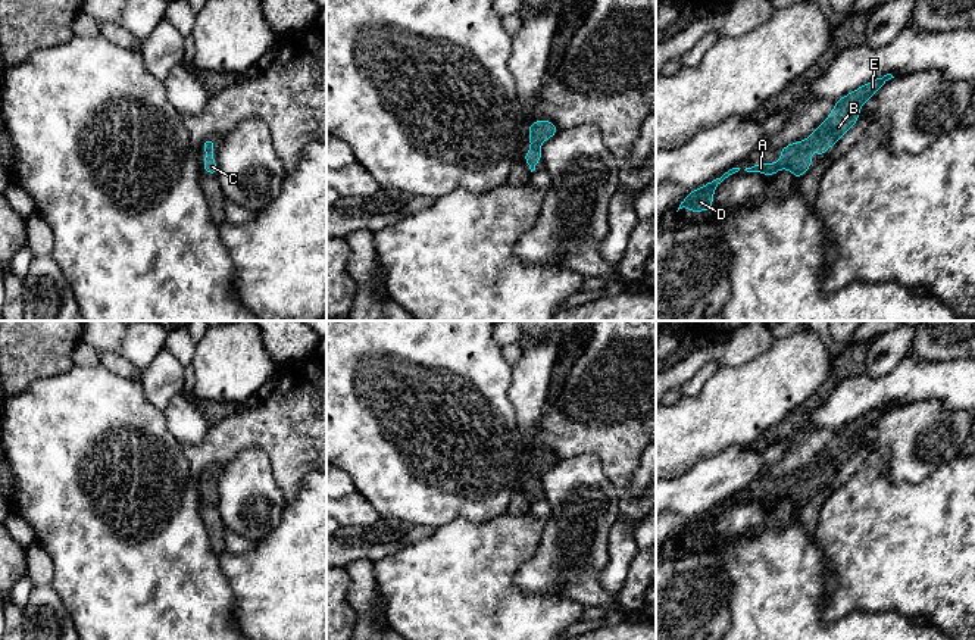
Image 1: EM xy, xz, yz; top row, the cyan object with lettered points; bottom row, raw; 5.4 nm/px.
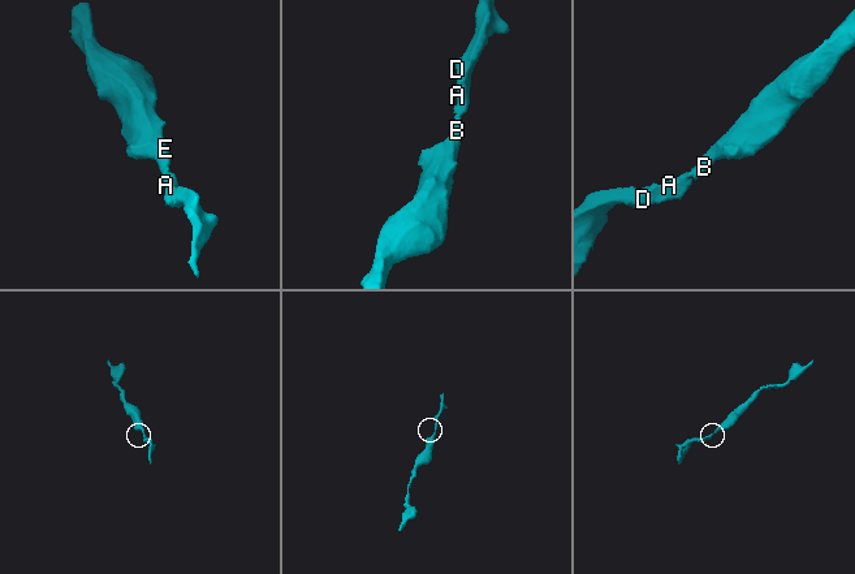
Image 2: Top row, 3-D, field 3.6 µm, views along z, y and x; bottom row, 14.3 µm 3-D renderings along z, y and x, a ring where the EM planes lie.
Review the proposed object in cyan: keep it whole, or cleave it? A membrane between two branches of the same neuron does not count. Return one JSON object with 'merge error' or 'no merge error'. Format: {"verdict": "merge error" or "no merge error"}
{"verdict": "no merge error"}

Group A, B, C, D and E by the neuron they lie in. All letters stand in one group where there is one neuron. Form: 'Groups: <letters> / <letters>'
Groups: A B C D E

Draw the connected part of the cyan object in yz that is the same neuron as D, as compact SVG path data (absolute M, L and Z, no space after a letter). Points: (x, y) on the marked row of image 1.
M732 168L728 172L725 172L721 178L707 182L704 187L699 190L690 191L688 196L681 202L678 210L682 207L690 209L691 212L713 209L713 202L712 202L713 191L725 178L738 171L740 168Z

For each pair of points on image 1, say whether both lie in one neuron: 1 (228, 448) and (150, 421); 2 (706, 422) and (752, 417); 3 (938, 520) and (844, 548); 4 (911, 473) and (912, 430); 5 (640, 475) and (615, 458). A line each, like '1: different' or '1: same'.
1: different
2: same
3: same
4: same
5: different

